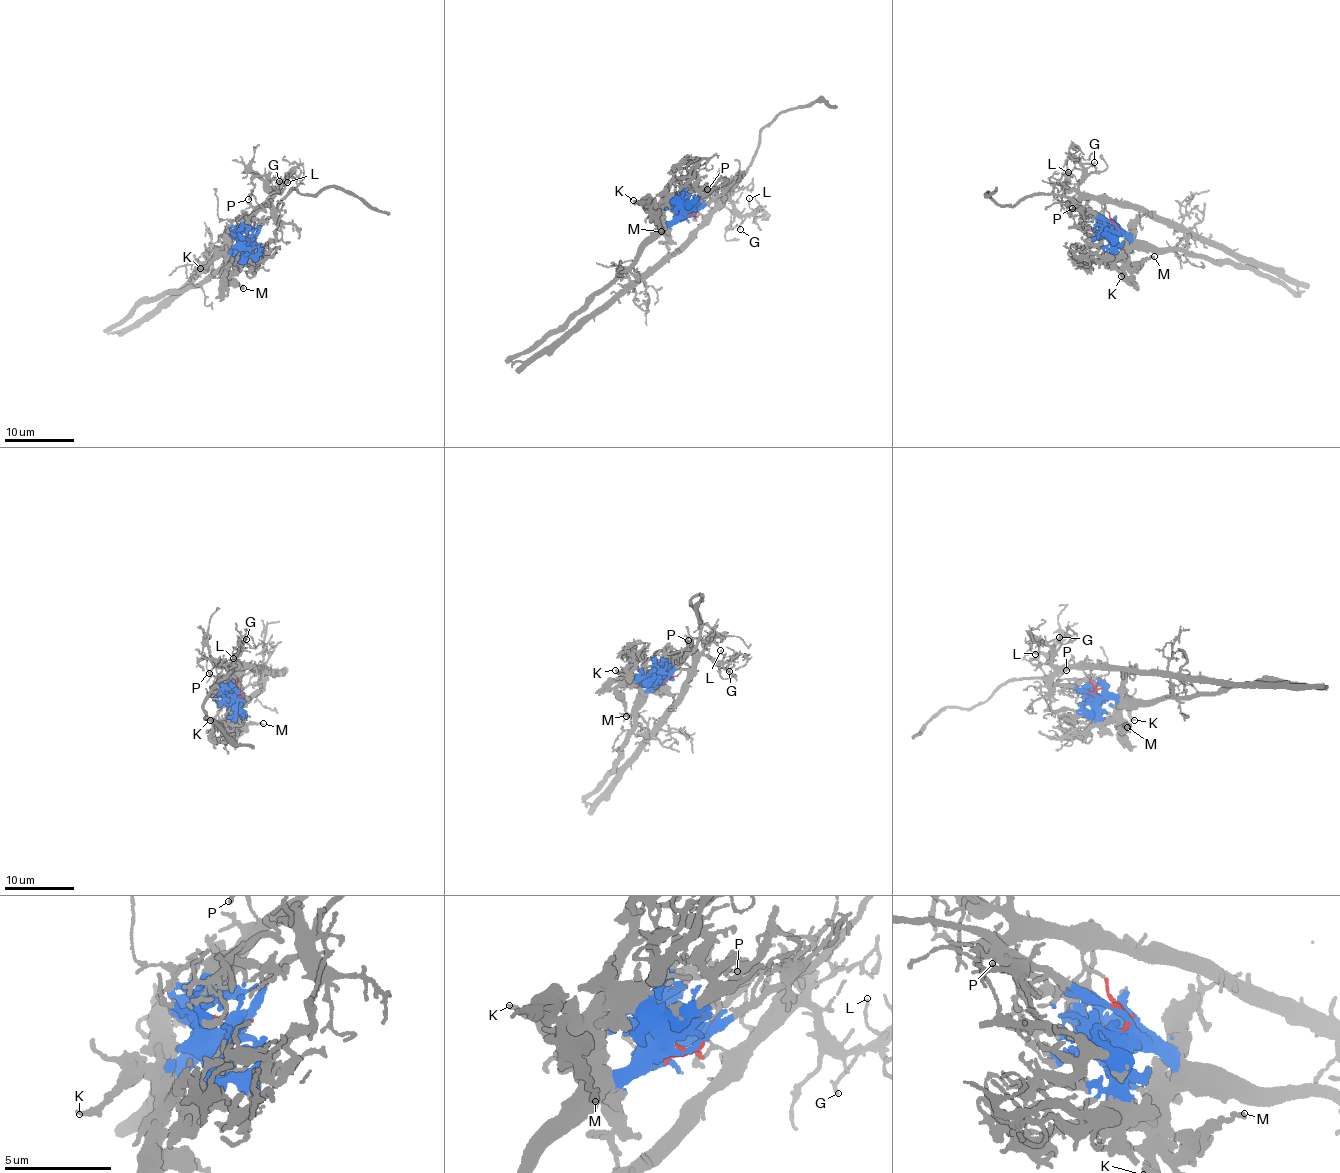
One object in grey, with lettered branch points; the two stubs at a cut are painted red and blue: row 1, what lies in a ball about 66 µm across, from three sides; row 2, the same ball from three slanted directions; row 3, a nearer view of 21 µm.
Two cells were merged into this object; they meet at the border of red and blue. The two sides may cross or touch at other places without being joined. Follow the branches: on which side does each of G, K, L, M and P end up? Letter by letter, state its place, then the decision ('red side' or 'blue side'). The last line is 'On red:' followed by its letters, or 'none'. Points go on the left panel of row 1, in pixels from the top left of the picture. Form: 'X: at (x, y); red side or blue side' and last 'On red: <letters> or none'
G: at (279, 181); red side
K: at (200, 268); blue side
L: at (287, 182); red side
M: at (243, 288); blue side
P: at (248, 199); red side
On red: G, L, P

